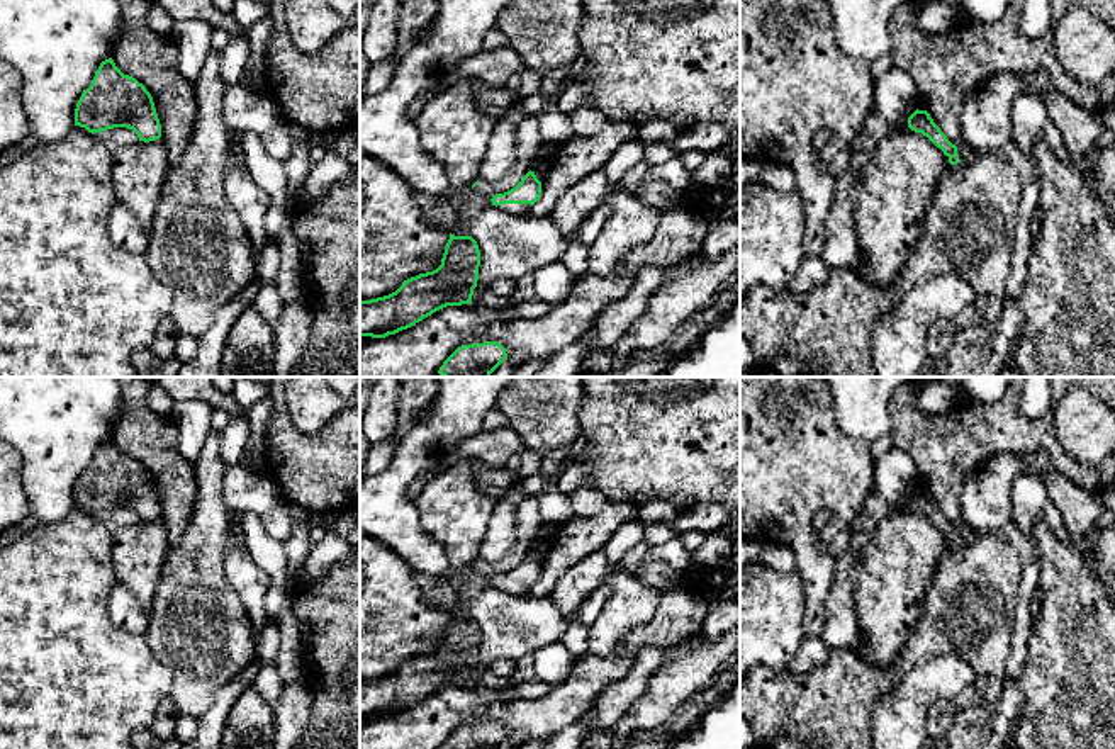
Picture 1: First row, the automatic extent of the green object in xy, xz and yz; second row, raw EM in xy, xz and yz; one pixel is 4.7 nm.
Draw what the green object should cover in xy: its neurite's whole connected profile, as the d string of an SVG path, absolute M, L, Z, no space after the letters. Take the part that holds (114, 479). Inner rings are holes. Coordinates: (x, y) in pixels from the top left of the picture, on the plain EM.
M112 438L100 443L92 465L75 489L75 506L95 515L114 508L132 510L139 521L161 518L161 504L151 474L124 455Z

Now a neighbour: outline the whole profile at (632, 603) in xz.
M611 569L608 579L609 596L587 637L587 650L596 656L611 654L626 634L652 622L662 596L630 572Z

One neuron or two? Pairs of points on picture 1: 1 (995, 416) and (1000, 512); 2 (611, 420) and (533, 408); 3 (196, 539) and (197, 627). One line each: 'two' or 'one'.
1: two
2: two
3: one

